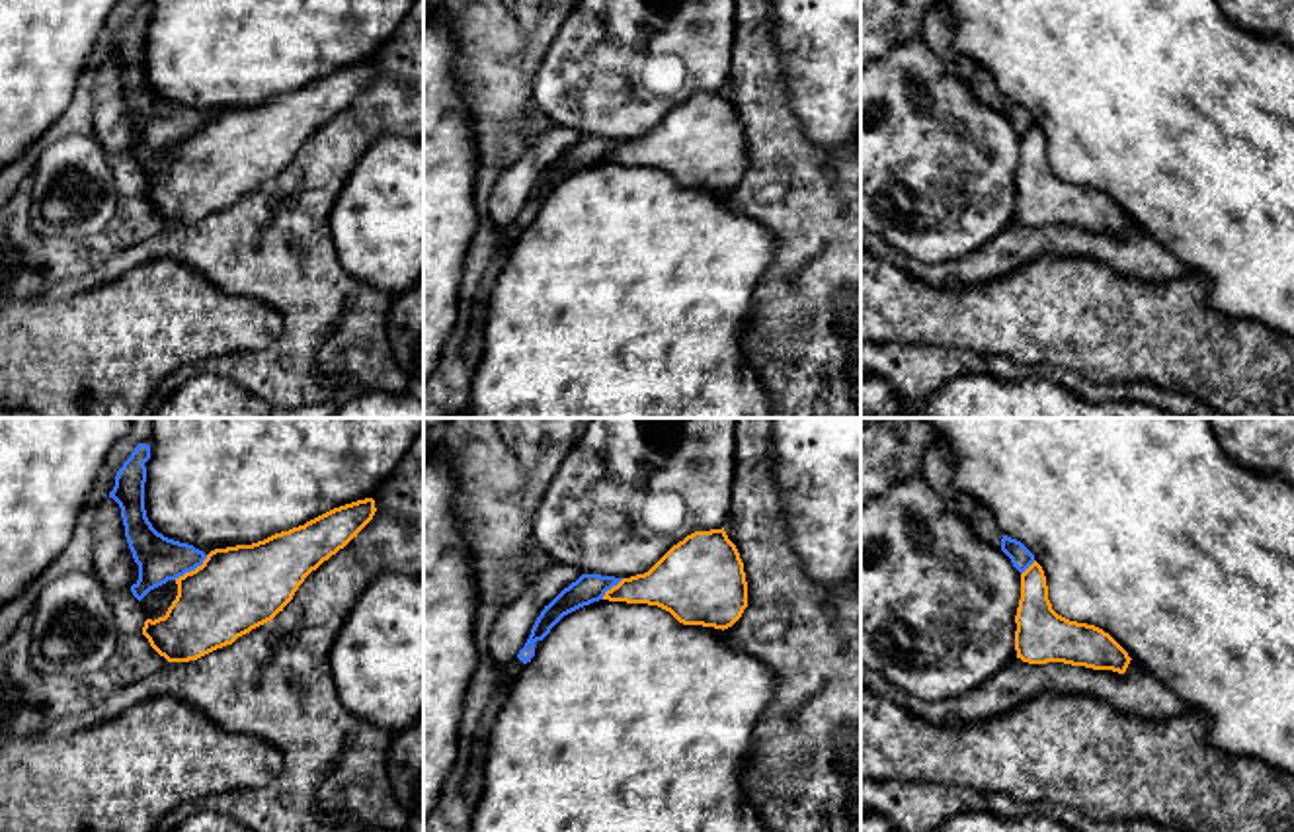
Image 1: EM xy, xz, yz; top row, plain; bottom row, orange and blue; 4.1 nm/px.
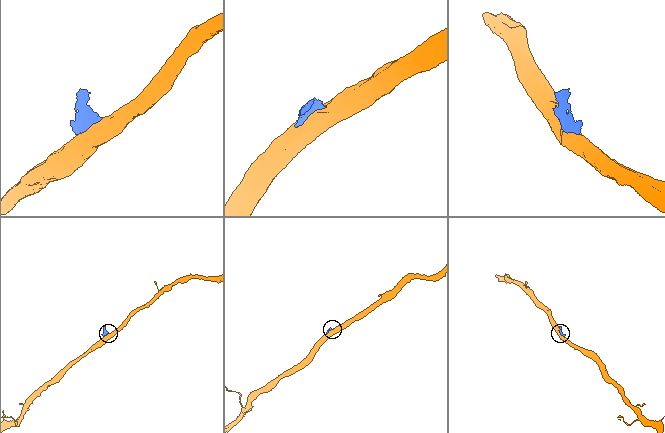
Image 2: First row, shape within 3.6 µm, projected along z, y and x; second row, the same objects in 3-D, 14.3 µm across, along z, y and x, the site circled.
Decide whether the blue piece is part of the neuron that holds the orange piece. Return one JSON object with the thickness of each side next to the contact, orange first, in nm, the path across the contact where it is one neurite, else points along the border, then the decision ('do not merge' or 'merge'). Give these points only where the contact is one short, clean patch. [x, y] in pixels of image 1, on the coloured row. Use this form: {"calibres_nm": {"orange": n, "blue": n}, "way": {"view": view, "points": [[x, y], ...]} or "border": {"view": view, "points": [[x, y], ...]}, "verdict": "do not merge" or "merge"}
{"calibres_nm": {"orange": 360, "blue": 190}, "verdict": "do not merge"}

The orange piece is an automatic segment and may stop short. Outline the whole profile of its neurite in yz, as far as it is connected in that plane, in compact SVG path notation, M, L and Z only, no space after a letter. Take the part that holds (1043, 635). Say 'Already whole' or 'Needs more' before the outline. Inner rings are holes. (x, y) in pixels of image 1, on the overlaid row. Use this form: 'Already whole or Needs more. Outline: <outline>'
Already whole. Outline: M1036 561L1021 574L1015 623L1017 658L1029 664L1064 662L1124 674L1132 660L1103 629L1070 621L1052 609L1046 576Z

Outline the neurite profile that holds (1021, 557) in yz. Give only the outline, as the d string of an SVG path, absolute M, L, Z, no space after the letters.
M984 504L974 506L966 523L976 537L1001 549L1021 574L1034 562L1034 555L1021 541L1007 537Z

